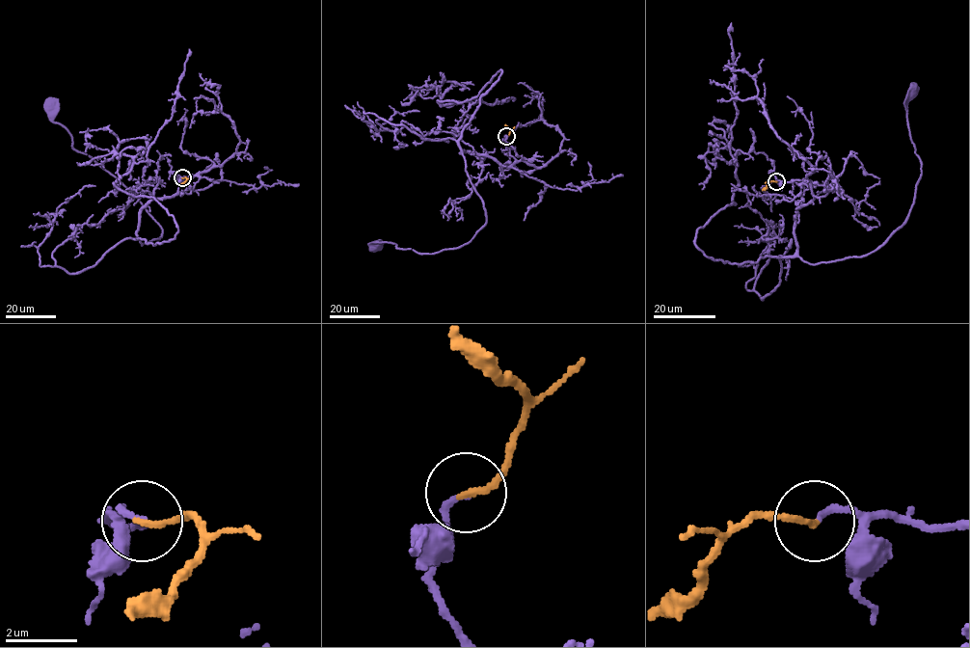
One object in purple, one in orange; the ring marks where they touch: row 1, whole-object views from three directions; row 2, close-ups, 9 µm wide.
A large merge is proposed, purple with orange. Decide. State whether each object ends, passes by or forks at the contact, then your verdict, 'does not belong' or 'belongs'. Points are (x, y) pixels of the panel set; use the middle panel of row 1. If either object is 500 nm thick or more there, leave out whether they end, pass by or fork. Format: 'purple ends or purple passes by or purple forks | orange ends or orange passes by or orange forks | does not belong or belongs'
purple ends | orange ends | belongs

